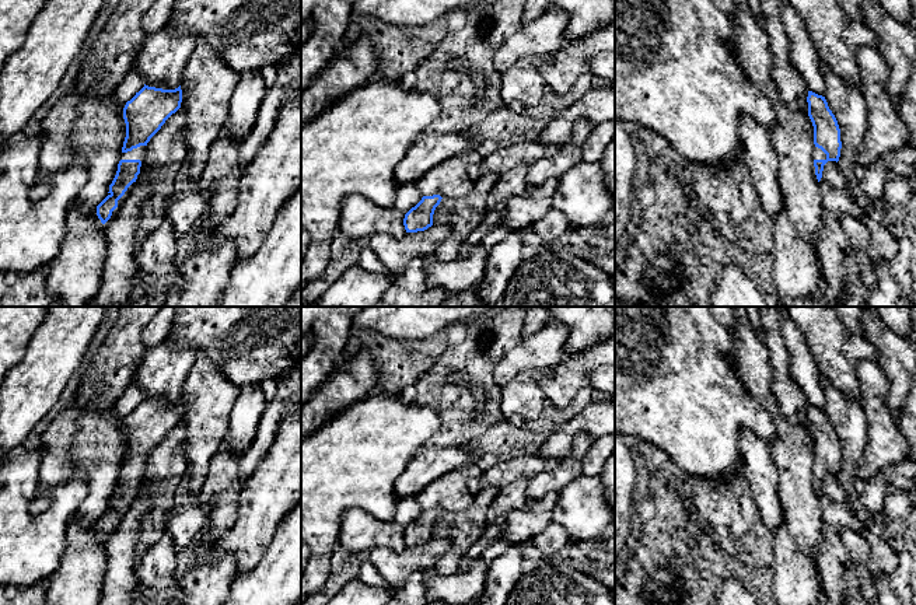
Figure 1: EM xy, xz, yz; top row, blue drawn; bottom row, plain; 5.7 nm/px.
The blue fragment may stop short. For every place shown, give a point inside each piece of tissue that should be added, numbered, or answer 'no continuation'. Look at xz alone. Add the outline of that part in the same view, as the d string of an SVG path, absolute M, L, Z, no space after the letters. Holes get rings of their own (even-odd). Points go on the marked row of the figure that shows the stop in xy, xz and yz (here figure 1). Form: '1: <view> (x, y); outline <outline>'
no continuation

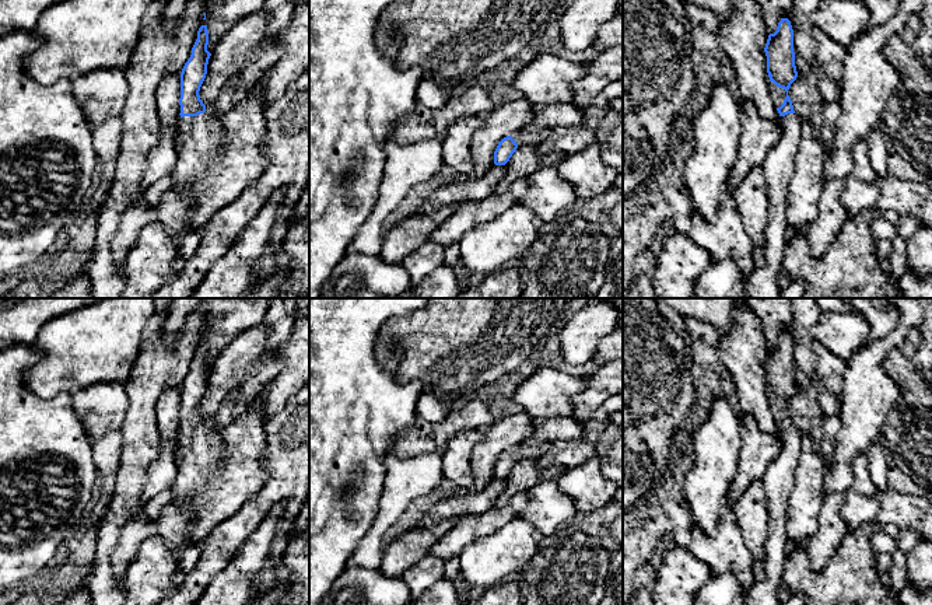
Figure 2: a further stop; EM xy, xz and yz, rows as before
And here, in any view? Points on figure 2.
1: yz (778, 94); outline M770 81L770 92L775 106L779 108L784 104L786 91L784 88L777 87L772 81Z

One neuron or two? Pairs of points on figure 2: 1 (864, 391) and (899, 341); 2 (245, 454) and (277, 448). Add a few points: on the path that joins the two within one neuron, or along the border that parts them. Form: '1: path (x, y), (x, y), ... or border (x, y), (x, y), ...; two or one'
1: path (865, 377), (866, 364), (885, 346); one
2: border (267, 422), (265, 482); two

